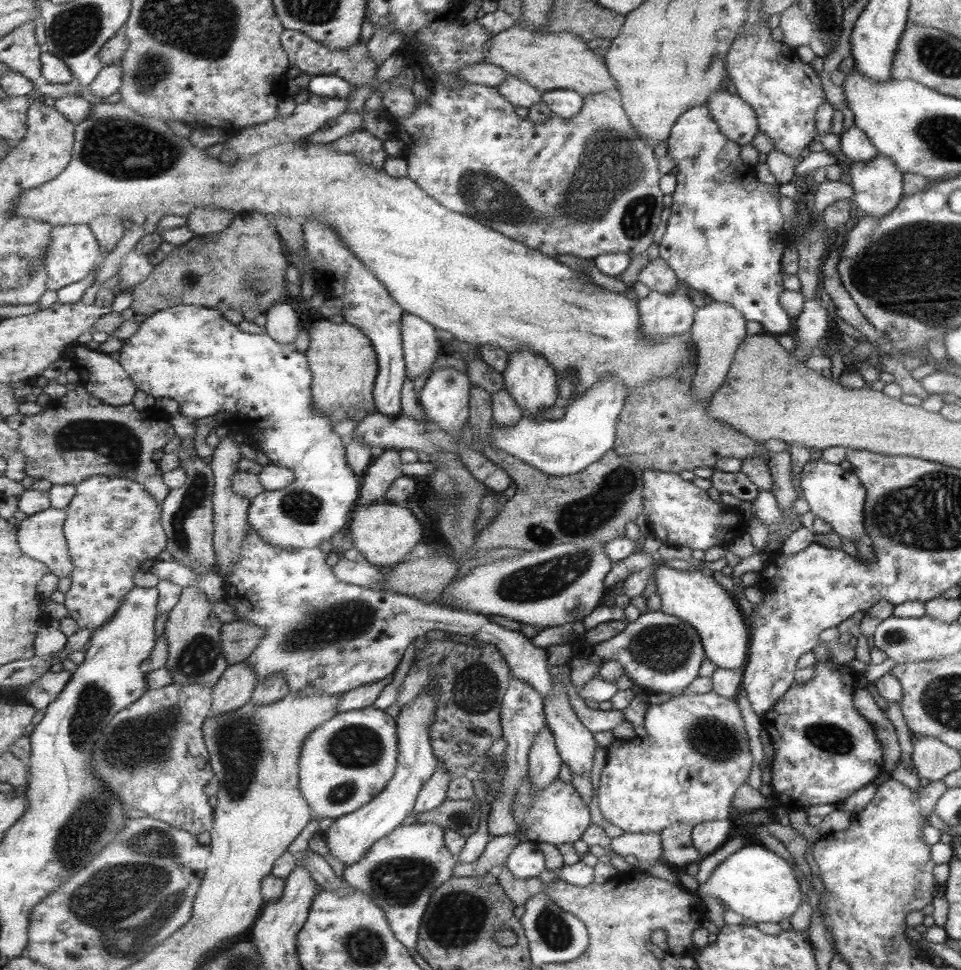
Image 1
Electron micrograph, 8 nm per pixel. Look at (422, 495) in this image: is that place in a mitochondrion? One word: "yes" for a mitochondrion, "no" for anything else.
no

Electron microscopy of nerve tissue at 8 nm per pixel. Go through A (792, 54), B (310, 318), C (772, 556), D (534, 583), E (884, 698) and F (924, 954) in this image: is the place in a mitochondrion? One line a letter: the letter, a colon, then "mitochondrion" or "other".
A: other
B: other
C: other
D: mitochondrion
E: other
F: other

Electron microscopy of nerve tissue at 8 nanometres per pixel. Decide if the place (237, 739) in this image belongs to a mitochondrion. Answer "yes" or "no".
yes

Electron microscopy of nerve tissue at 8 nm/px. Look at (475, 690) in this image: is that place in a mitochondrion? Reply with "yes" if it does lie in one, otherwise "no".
yes

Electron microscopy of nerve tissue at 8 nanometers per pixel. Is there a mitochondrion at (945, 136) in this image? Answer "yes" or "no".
yes

